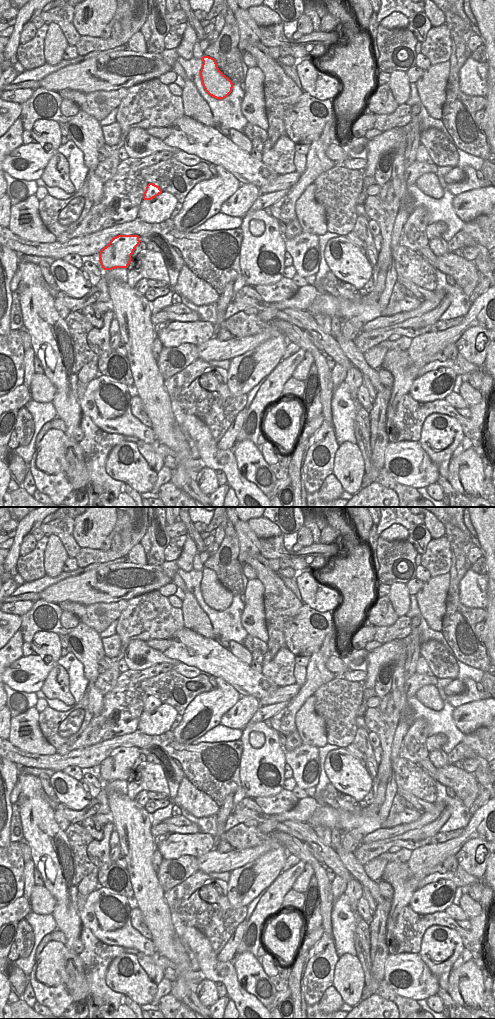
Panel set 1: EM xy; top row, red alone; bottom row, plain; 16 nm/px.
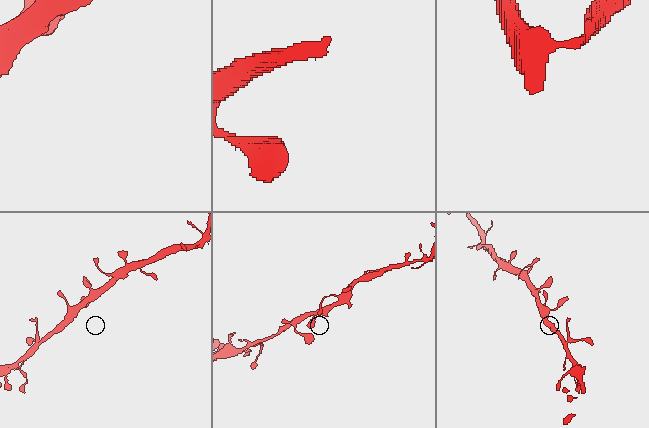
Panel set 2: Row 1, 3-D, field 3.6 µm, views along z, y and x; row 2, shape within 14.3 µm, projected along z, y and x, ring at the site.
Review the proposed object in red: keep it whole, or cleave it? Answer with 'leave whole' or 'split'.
leave whole

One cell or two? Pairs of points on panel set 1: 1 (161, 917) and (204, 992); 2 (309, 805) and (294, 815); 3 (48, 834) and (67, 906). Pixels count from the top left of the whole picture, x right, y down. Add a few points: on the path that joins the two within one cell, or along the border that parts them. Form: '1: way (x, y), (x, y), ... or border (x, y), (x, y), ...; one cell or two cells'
1: border (204, 978), (195, 991); two cells
2: way (305, 808), (298, 813); one cell
3: way (51, 852), (63, 888); one cell

